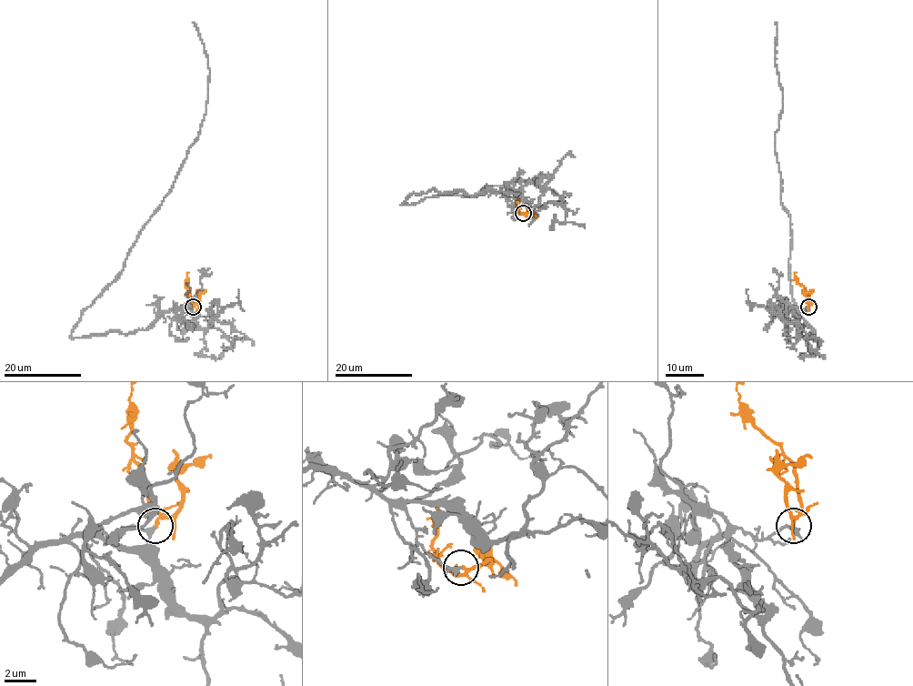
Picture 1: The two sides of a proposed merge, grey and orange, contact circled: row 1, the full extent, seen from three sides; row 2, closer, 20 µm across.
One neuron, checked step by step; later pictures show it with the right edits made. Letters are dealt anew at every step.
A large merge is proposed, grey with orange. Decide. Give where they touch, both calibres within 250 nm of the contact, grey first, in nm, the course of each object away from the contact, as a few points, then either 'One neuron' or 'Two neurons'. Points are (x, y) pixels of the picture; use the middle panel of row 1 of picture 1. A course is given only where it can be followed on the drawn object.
Place: (523, 213). Thickness 320 nm (grey) against 130 nm. Course of grey: (524, 213), (483, 189), (475, 196), (428, 190), (401, 205), (482, 195), (518, 180), (538, 187), (524, 180). Course of orange: (524, 213), (517, 211), (518, 199). One neuron

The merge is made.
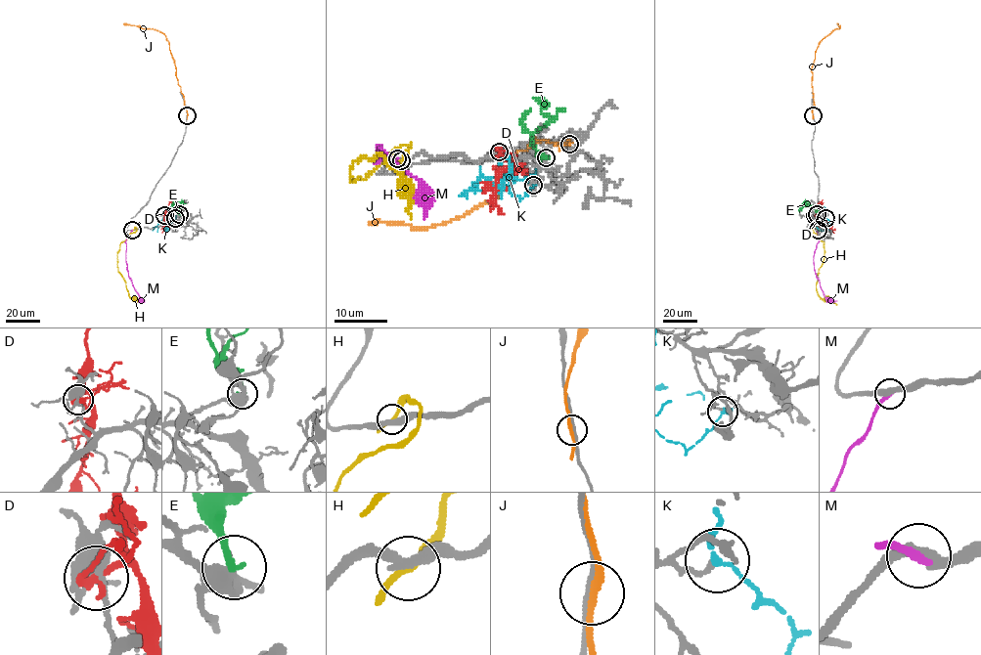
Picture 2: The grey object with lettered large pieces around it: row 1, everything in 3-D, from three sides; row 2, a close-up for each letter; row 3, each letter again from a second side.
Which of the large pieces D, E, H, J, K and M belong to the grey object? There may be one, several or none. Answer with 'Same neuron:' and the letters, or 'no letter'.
Same neuron: M

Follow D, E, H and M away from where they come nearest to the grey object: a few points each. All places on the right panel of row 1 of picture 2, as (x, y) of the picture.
D: (815, 215), (822, 224), (835, 229)
E: (817, 214), (813, 205), (798, 209)
H: (818, 230), (815, 227), (813, 231), (824, 242), (824, 252), (816, 290), (823, 299), (836, 305)
M: (818, 230), (814, 269), (824, 295), (837, 300)

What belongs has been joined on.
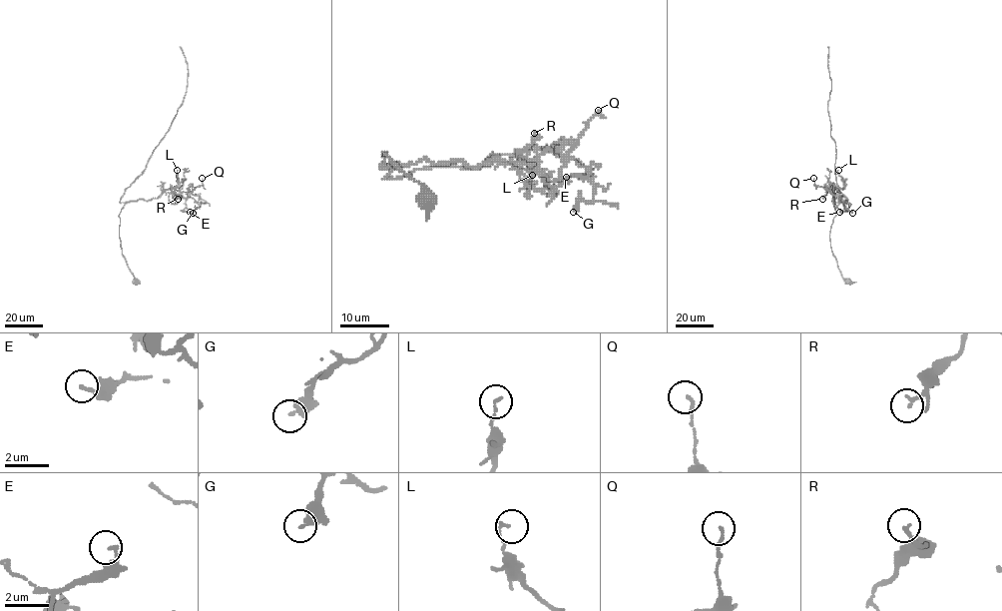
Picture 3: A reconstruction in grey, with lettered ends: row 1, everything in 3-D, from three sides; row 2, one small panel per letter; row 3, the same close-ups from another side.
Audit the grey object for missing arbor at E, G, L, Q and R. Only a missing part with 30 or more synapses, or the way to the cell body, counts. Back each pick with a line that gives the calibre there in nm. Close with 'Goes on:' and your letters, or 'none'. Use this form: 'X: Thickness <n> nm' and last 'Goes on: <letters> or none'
Goes on: none

